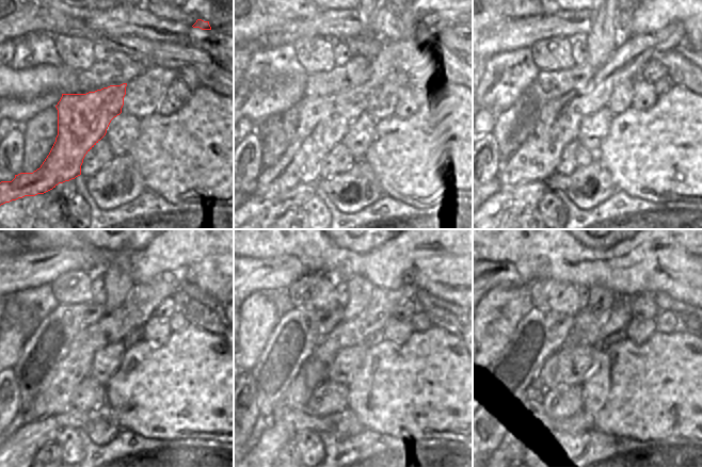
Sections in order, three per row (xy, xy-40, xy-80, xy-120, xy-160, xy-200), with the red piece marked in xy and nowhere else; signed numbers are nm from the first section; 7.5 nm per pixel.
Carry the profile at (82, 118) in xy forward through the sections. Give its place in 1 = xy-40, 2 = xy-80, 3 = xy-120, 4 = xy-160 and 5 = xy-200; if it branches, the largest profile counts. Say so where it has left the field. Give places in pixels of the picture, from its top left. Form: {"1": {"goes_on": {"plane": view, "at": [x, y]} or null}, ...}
{"1": {"goes_on": {"plane": "xy-40", "at": [321, 123]}}, "2": {"goes_on": {"plane": "xy-80", "at": [538, 158]}}, "3": {"goes_on": {"plane": "xy-120", "at": [144, 299]}}, "4": {"goes_on": {"plane": "xy-160", "at": [349, 333]}}, "5": {"goes_on": {"plane": "xy-200", "at": [613, 321]}}}

